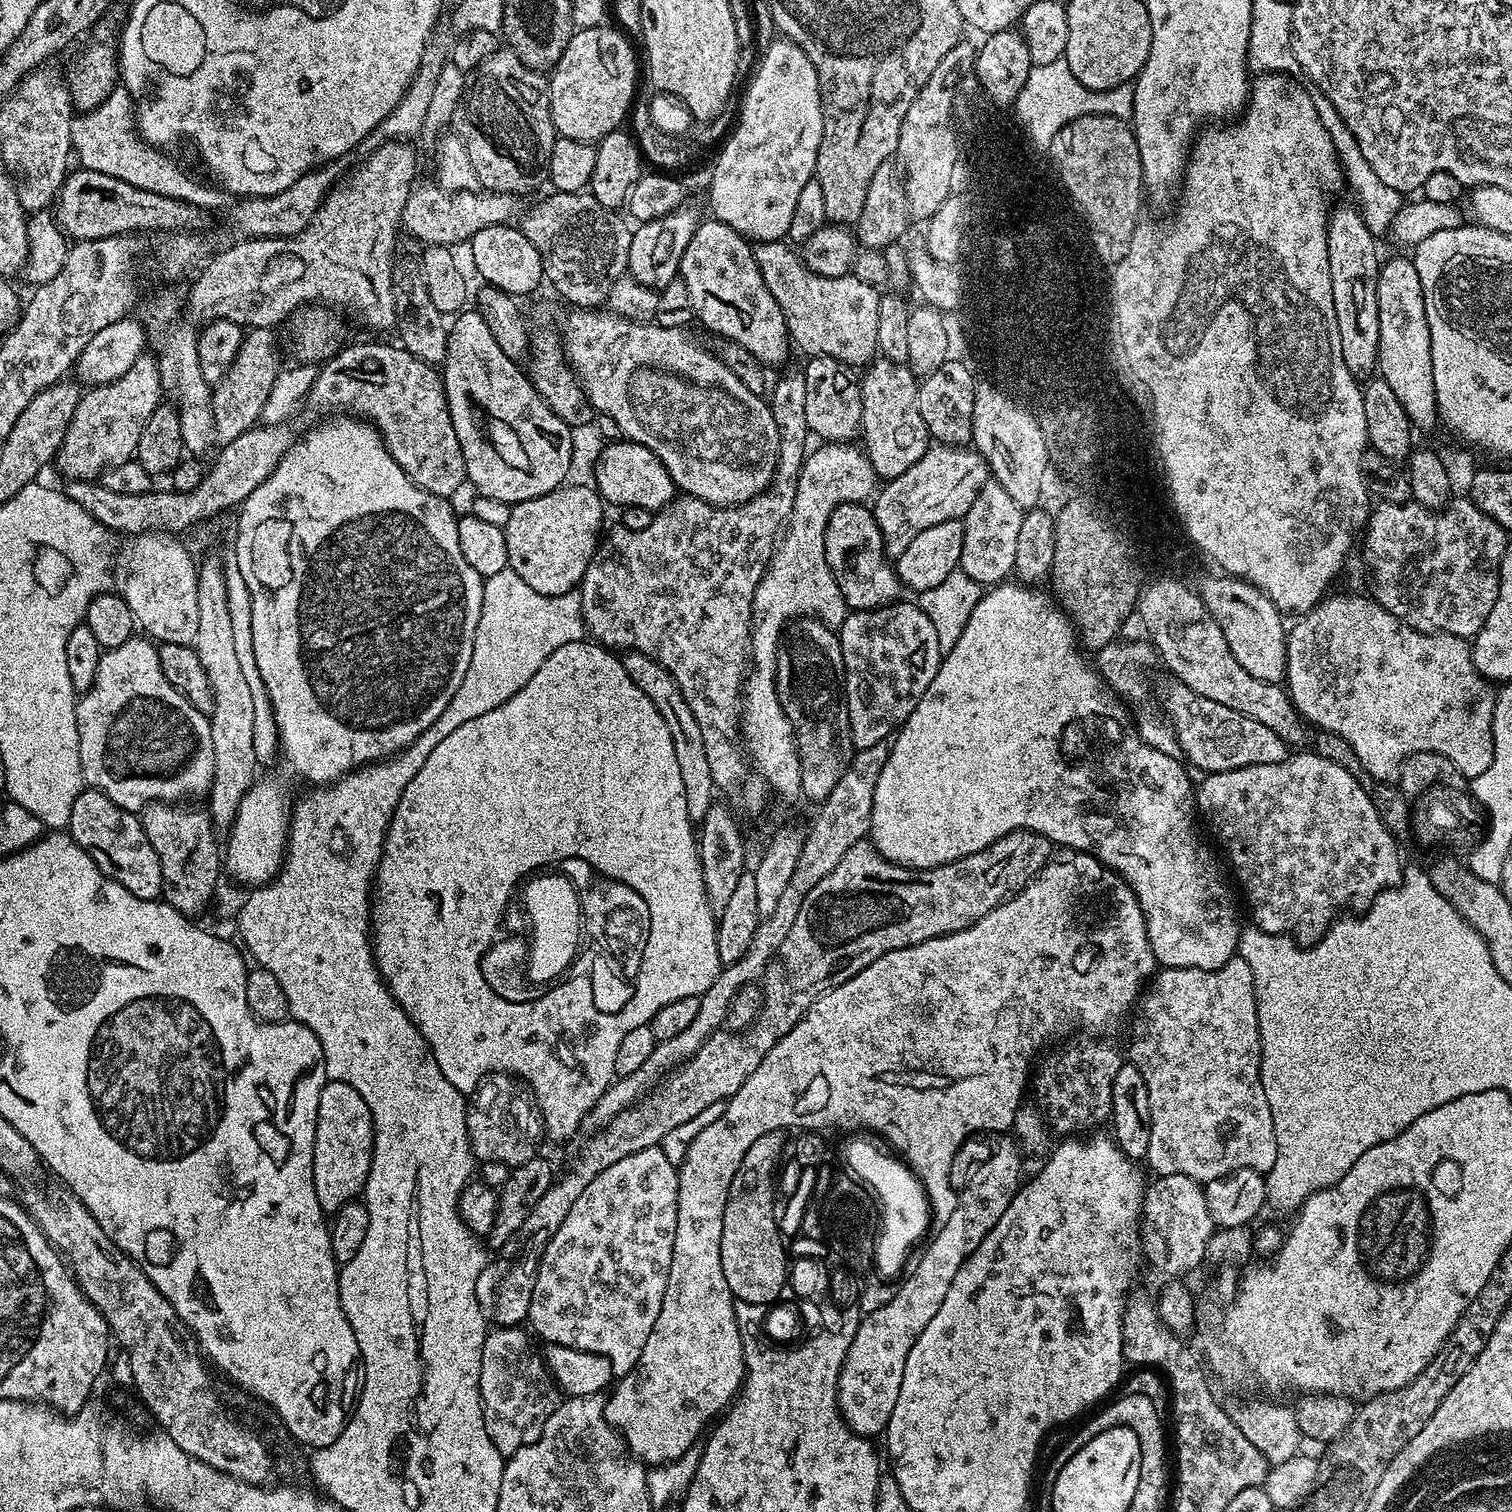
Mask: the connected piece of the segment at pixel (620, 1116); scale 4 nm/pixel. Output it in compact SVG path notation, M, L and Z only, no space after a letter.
M1021 830L1011 832L994 841L989 848L983 848L981 852L975 852L969 856L958 858L949 864L943 864L937 868L903 868L893 860L888 860L872 844L871 839L865 838L854 842L842 862L806 894L806 902L802 902L802 910L798 910L798 918L794 918L794 926L790 926L790 934L786 934L786 942L778 950L778 954L766 966L762 977L764 989L764 1005L758 1014L758 1018L749 1028L743 1032L733 1030L717 1030L706 1042L702 1042L699 1050L679 1065L661 1083L653 1087L643 1098L636 1101L628 1108L623 1108L608 1124L588 1136L589 1140L580 1148L580 1153L572 1160L568 1172L564 1172L553 1179L552 1185L534 1202L526 1222L517 1230L512 1239L502 1245L502 1252L514 1259L509 1262L508 1269L500 1276L500 1285L496 1288L496 1301L490 1308L490 1320L493 1325L502 1328L515 1328L523 1325L528 1319L530 1302L534 1294L534 1282L538 1274L538 1266L542 1254L551 1238L562 1226L566 1214L570 1214L570 1206L582 1195L582 1190L606 1170L606 1166L614 1166L618 1158L626 1158L630 1154L638 1154L638 1150L655 1148L663 1145L666 1134L674 1130L674 1126L682 1126L695 1118L710 1102L719 1100L727 1102L758 1070L762 1058L770 1054L770 1050L779 1040L786 1038L790 1030L803 1016L808 1013L810 1006L820 996L825 996L831 988L836 988L842 982L854 978L870 962L878 962L882 954L890 954L894 950L902 950L910 946L918 946L927 940L935 940L937 936L945 936L958 930L966 930L978 918L990 914L999 904L1004 903L1009 897L1021 890L1028 884L1027 877L1034 871L1041 871L1053 859L1054 845L1051 840L1042 834Z

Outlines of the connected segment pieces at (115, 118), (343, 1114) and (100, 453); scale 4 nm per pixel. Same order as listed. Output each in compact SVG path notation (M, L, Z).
M117 86L98 107L86 113L79 113L76 117L73 117L71 138L75 157L77 161L80 160L79 165L85 170L108 174L112 177L122 179L139 189L146 189L146 191L154 192L164 197L186 201L200 209L210 212L214 208L225 208L225 210L228 210L235 205L236 200L231 192L225 192L224 189L216 186L208 188L193 182L170 158L166 158L161 162L162 158L157 153L159 151L155 147L148 147L147 143L138 135L134 97L123 86Z
M328 1080L321 1087L314 1134L312 1177L318 1202L326 1214L335 1214L341 1206L357 1199L363 1193L372 1165L375 1133L370 1108L366 1106L362 1094L354 1090L354 1086L346 1086L346 1082Z
M142 354L122 378L89 387L81 395L54 461L54 468L64 475L65 481L95 481L106 470L127 464L135 457L138 438L142 438L150 414L162 403L160 381L155 355Z

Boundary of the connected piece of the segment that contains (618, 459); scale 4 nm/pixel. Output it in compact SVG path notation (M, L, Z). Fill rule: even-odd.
M621 438L605 443L596 460L596 481L594 487L600 499L609 505L620 504L624 508L642 506L659 510L669 504L677 495L676 483L670 478L666 466L646 446L633 440Z

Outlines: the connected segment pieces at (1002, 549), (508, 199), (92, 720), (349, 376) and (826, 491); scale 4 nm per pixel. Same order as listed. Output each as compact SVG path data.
M989 478L982 486L982 490L978 494L978 498L974 498L974 506L970 506L970 510L964 517L964 537L962 538L962 554L960 555L959 571L965 572L970 578L974 578L974 582L985 586L995 586L1001 582L1007 581L1014 572L1014 549L1018 546L1018 530L1022 530L1022 518L1024 517L1025 509L1018 506L1018 502L1014 502L1014 498L1010 498L1010 494L1006 494L1006 490L995 478Z
M435 183L413 187L406 199L405 209L401 214L403 231L408 231L424 246L457 246L471 241L478 230L486 230L486 226L512 224L521 215L521 197L511 192L445 192Z
M136 634L122 642L122 646L101 651L94 686L76 701L76 729L85 785L135 813L147 804L188 802L191 796L207 797L214 782L214 742L210 742L208 722L205 713L194 710L166 682L166 674L162 674L158 662L157 645L151 639Z
M352 344L349 348L348 345L341 347L340 351L337 352L331 360L323 361L322 367L317 371L316 380L312 383L310 400L313 400L320 408L340 407L336 409L347 410L349 413L367 420L384 439L386 450L392 455L394 462L398 462L398 466L402 466L402 470L405 474L407 474L419 488L426 490L435 496L452 498L452 495L454 495L460 487L465 487L466 466L464 465L464 459L462 458L462 446L458 442L458 434L454 434L454 422L450 418L448 399L444 393L444 381L441 373L437 371L433 365L428 364L426 361L419 360L418 357L408 352L403 346L397 346L396 344L395 346L392 344Z
M824 442L819 446L821 448L813 447L805 455L792 512L772 554L772 561L754 592L752 634L768 632L772 636L781 636L793 618L815 618L827 628L836 630L850 611L844 602L840 581L830 570L830 562L826 562L826 526L830 514L839 504L867 501L877 491L878 477L863 447L852 442Z

